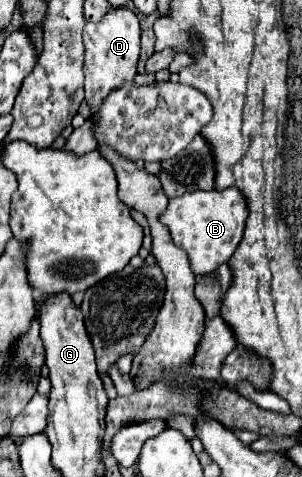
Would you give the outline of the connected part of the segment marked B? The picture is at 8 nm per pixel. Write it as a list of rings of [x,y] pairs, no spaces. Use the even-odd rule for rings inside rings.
[[[238,188],[228,190],[196,190],[178,198],[172,198],[160,222],[170,228],[176,246],[184,248],[194,274],[212,274],[222,262],[228,262],[238,248],[244,222],[248,218],[248,204]]]

